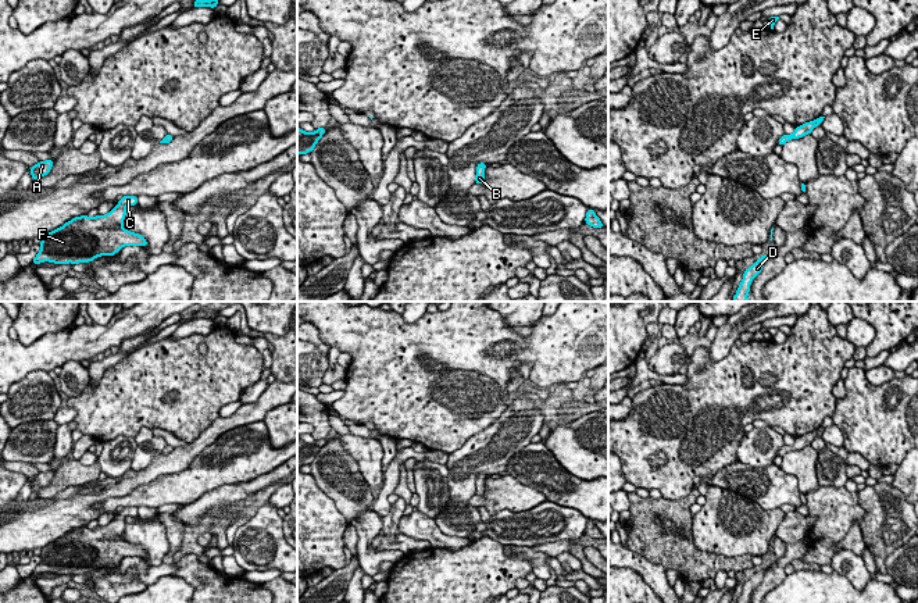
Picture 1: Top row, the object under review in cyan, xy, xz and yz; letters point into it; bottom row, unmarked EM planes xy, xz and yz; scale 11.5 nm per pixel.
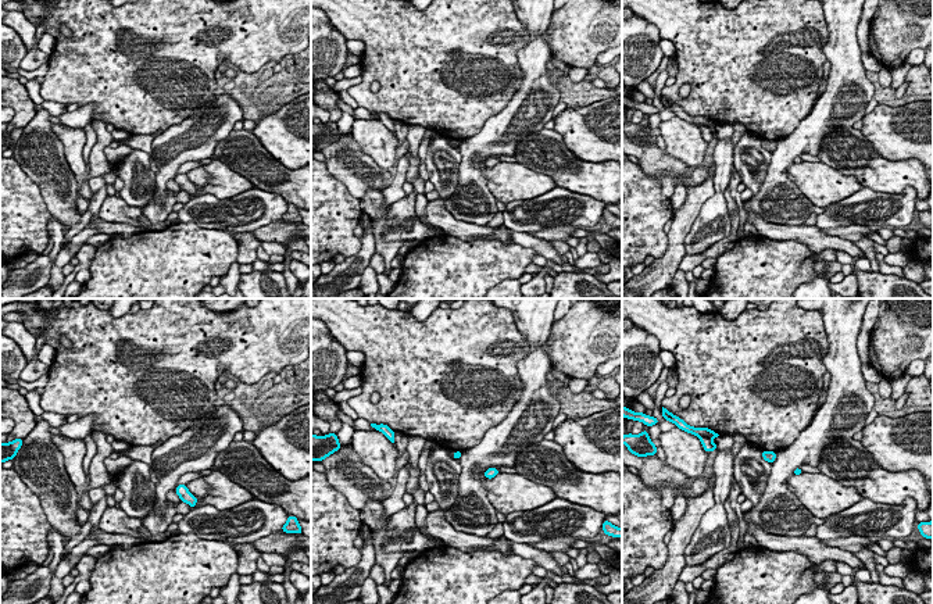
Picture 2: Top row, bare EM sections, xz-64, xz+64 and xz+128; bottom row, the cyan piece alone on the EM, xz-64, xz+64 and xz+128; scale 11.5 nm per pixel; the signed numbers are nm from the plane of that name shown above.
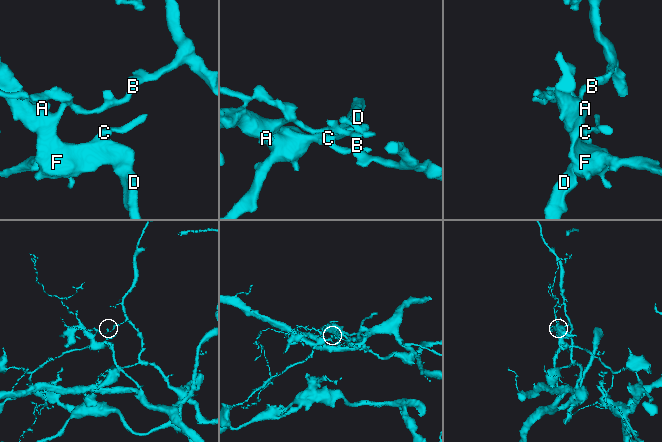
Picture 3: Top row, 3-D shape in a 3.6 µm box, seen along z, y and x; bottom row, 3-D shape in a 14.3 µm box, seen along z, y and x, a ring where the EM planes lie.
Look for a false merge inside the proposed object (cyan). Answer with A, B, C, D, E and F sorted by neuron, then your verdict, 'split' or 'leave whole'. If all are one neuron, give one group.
A C D F / B E; split

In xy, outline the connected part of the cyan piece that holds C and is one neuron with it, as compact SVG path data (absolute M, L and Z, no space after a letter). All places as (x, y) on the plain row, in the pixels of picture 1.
M124 507L106 527L75 528L42 549L40 563L32 575L89 574L101 567L114 567L124 557L147 557L147 552L122 538L126 517L137 517L137 507Z

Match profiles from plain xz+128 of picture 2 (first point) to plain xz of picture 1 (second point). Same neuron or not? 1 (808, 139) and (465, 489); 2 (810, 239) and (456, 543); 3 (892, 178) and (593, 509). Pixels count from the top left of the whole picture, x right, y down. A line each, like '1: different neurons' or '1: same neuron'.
1: same neuron
2: same neuron
3: same neuron

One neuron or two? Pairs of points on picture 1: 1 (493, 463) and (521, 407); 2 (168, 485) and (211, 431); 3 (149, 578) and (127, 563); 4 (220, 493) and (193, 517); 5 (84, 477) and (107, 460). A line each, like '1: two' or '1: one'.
1: one
2: two
3: one
4: one
5: two

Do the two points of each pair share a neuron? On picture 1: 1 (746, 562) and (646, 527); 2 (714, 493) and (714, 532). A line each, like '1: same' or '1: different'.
1: same
2: same

